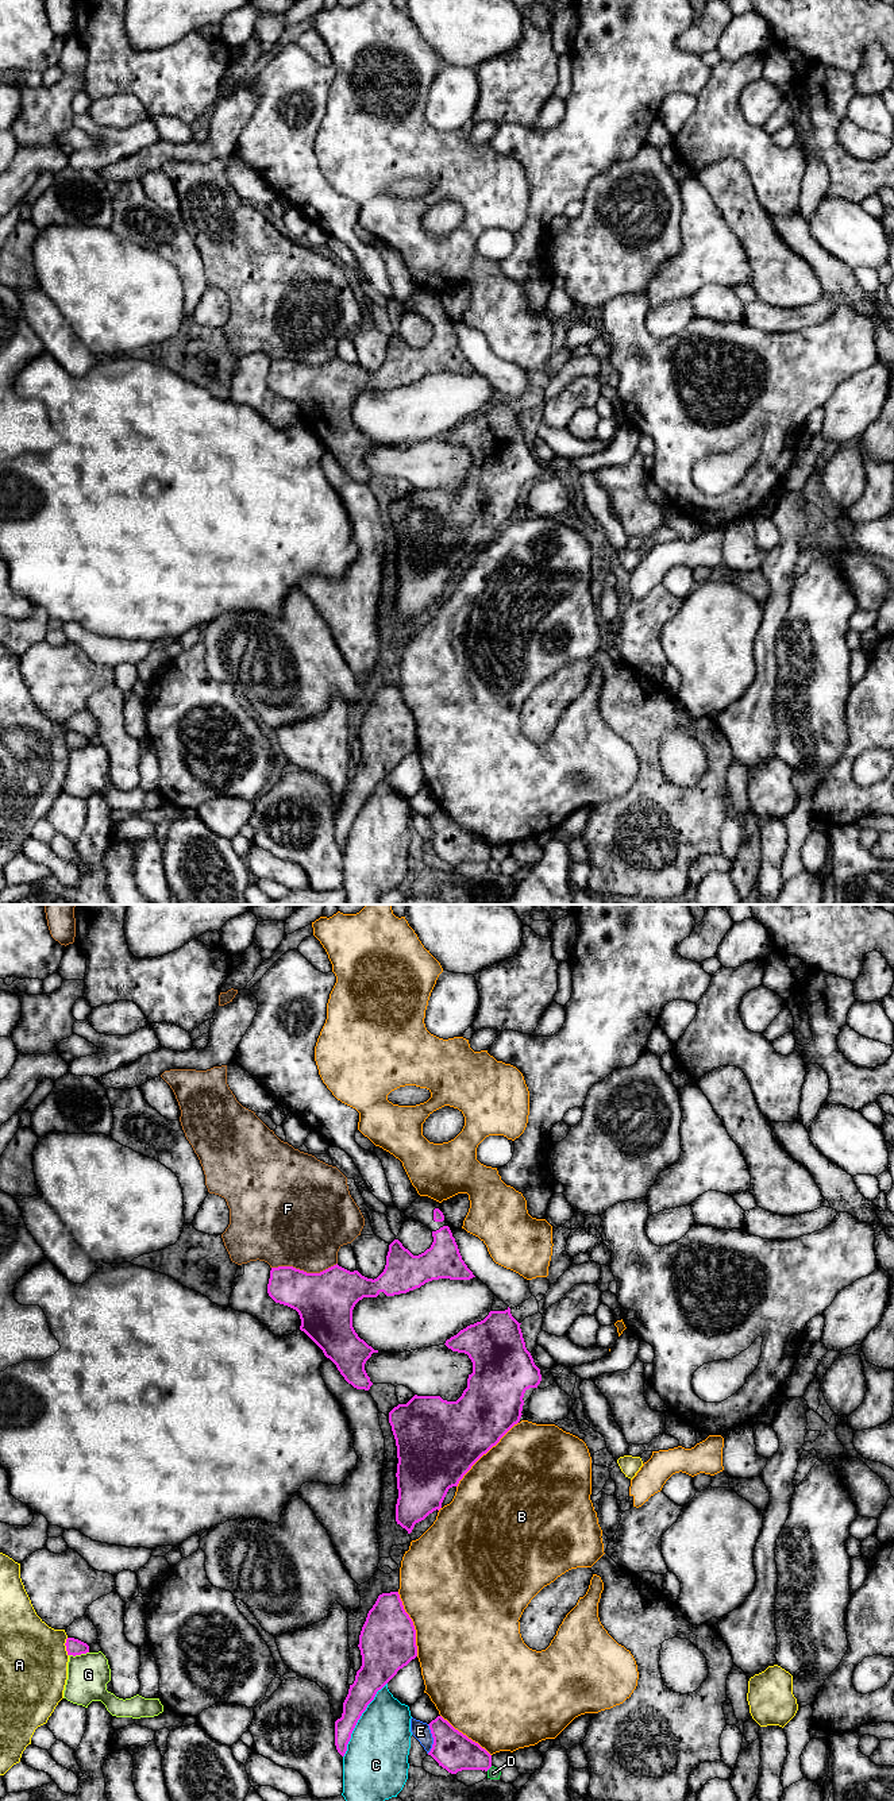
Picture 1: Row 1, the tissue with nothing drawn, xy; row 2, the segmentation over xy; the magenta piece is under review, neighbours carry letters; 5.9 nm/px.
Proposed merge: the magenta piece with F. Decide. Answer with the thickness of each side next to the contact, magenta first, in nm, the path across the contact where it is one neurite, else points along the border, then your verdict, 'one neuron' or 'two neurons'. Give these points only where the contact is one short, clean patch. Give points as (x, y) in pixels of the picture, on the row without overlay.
340/460 nm | one neuron

